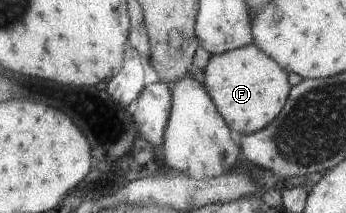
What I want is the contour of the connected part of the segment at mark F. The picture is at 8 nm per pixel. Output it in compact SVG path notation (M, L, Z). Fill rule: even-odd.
M252 43L211 55L202 76L210 101L232 134L237 136L258 132L272 122L286 103L291 88L286 72Z

